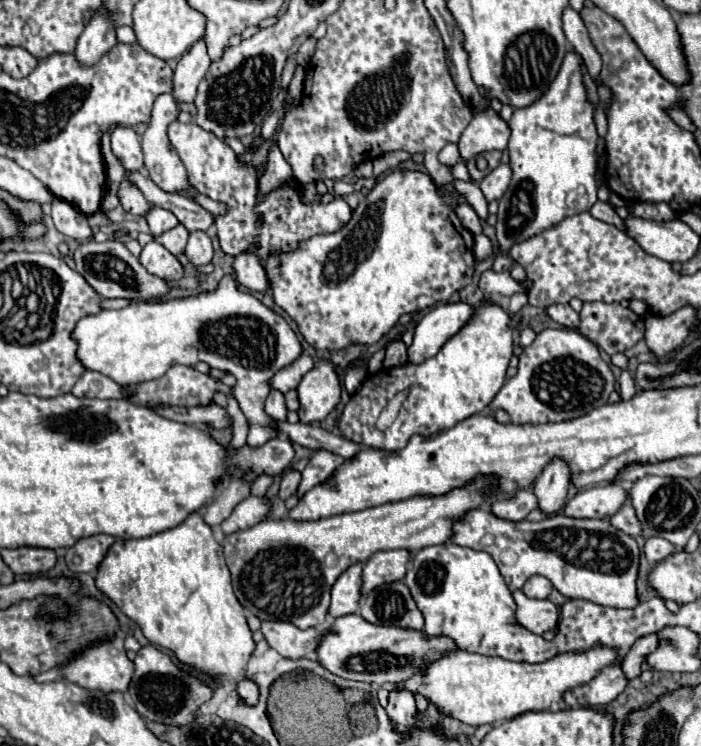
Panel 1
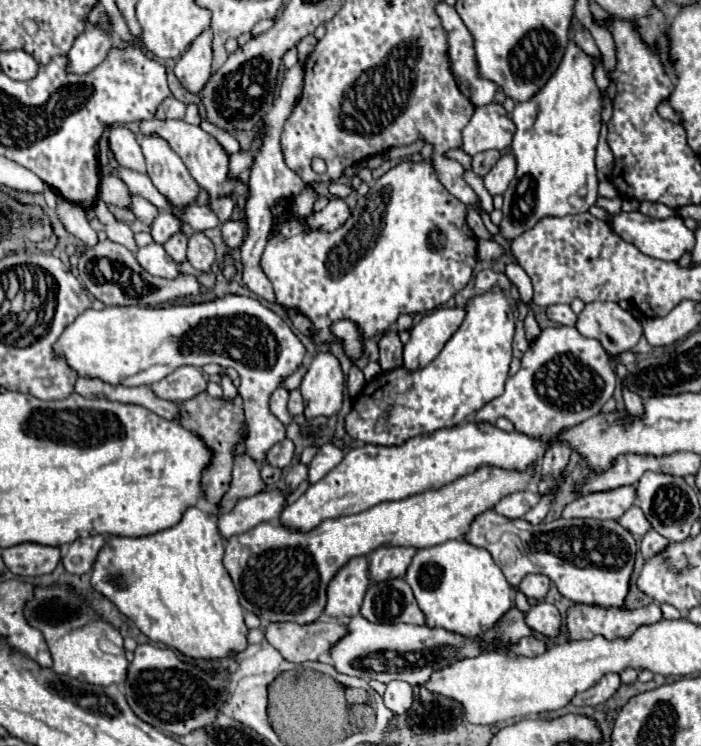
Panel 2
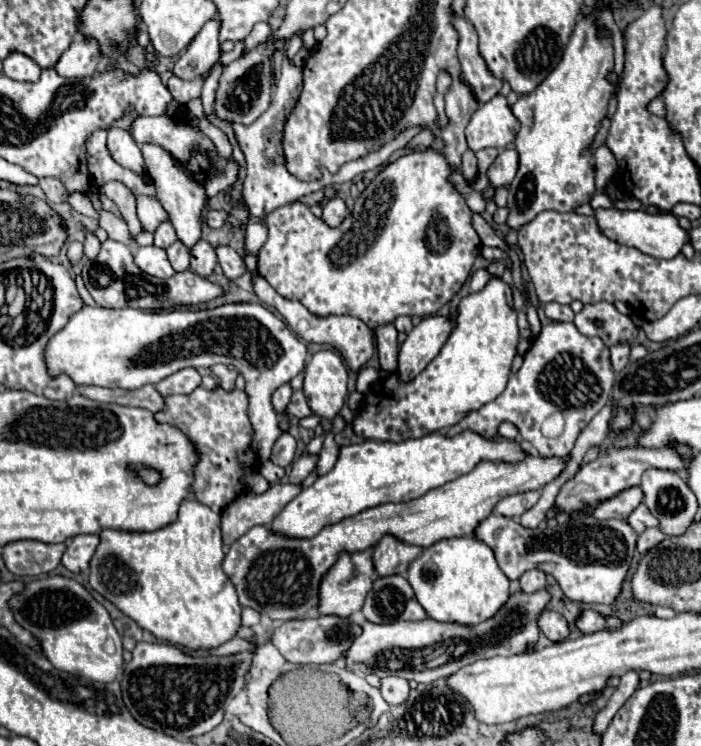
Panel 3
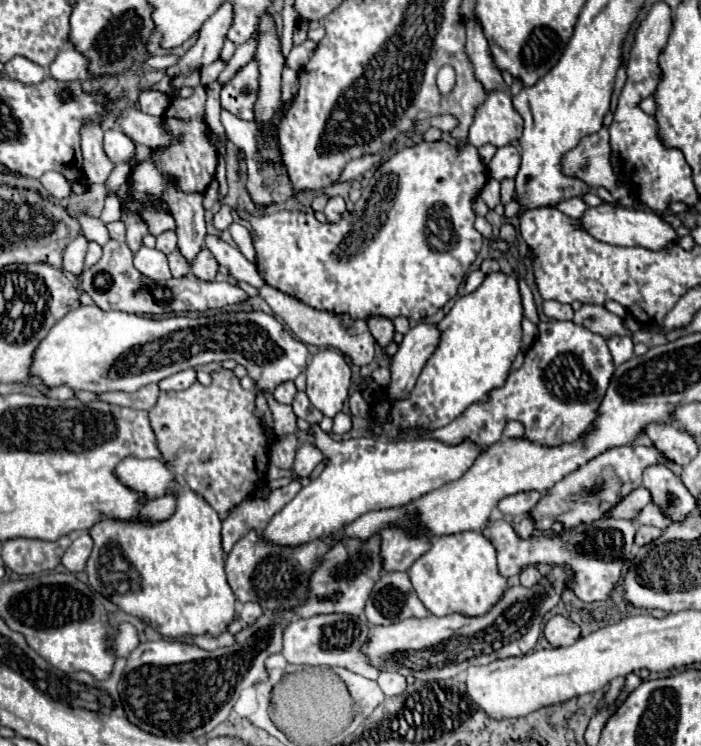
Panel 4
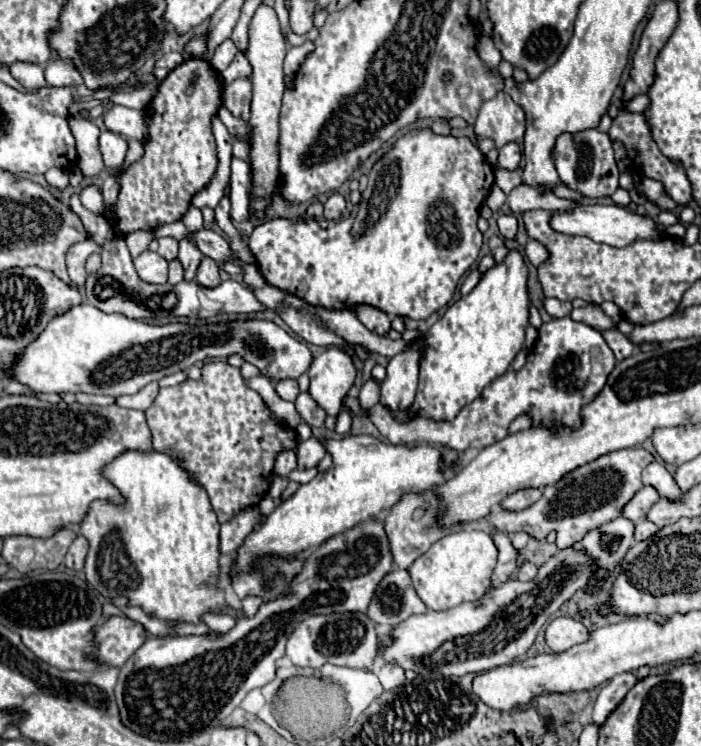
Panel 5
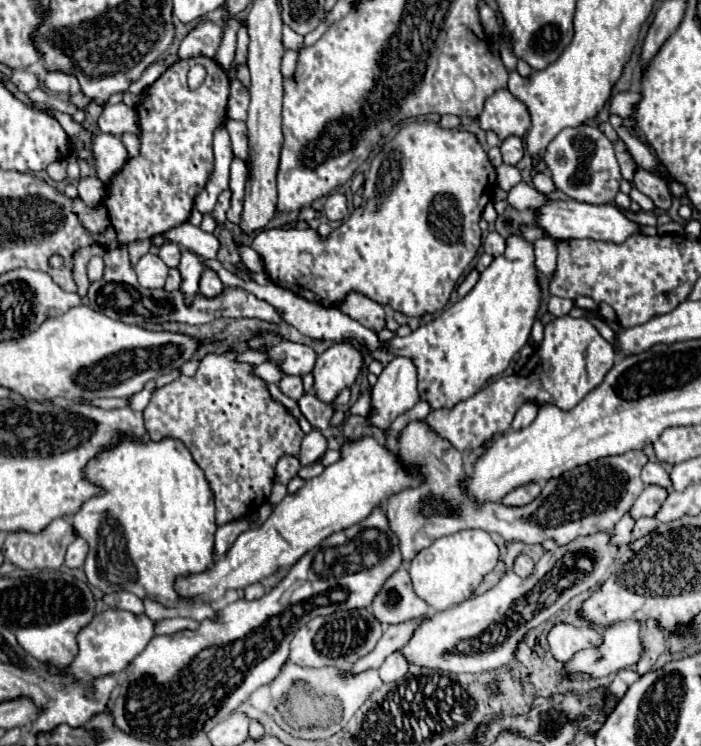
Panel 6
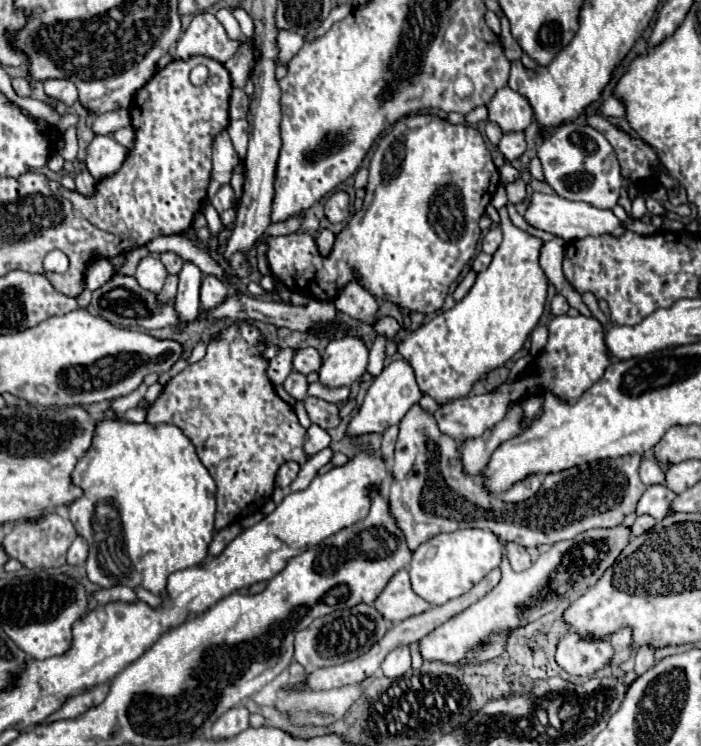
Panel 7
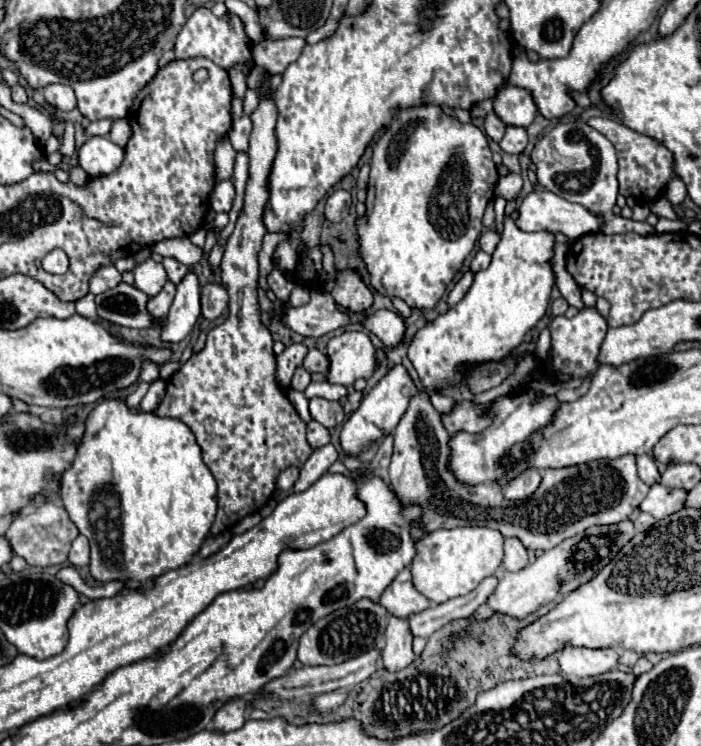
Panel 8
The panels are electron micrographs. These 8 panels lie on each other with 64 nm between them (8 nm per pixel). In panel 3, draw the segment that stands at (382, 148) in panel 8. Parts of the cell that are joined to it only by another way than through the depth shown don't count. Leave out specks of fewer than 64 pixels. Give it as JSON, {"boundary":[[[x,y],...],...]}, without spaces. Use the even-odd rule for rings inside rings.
{"boundary":[[[426,148],[426,150],[420,150],[420,152],[408,152],[406,156],[400,156],[398,160],[390,162],[384,170],[380,170],[378,176],[360,194],[360,198],[356,200],[356,204],[354,204],[354,208],[350,212],[352,214],[352,226],[350,224],[342,224],[338,228],[330,228],[328,224],[324,224],[316,216],[312,216],[308,206],[302,204],[302,202],[292,202],[292,204],[286,204],[282,208],[276,208],[276,212],[270,212],[268,216],[262,218],[262,224],[268,228],[268,240],[264,242],[264,246],[258,252],[258,274],[262,278],[266,278],[268,284],[276,292],[280,292],[284,298],[302,302],[310,312],[316,312],[318,316],[348,314],[348,316],[364,320],[370,328],[376,328],[380,324],[390,324],[390,322],[394,322],[402,314],[404,316],[418,316],[418,318],[422,318],[422,316],[426,318],[426,316],[436,314],[462,288],[462,284],[470,276],[472,264],[474,264],[476,256],[480,254],[480,246],[482,246],[476,230],[472,228],[472,210],[468,208],[466,198],[450,182],[452,170],[454,168],[448,164],[446,156],[442,152],[438,152],[438,150],[432,150],[432,148]],[[466,150],[462,156],[462,164],[460,164],[460,174],[464,176],[464,180],[470,184],[476,176],[478,176],[478,166],[476,166],[476,156],[472,150]]]}

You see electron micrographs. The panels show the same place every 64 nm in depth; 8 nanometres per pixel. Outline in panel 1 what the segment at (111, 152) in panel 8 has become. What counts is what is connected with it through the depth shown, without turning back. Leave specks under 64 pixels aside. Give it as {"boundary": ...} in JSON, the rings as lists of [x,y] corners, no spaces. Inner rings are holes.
{"boundary":[[[116,126],[112,130],[112,152],[126,170],[144,170],[140,140],[132,128]]]}

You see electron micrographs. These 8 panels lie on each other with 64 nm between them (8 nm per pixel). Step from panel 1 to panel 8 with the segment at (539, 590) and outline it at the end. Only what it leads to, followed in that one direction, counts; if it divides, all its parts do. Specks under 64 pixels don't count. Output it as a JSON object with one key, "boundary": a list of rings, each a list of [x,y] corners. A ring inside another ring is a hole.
{"boundary":[[[506,538],[504,540],[504,562],[502,564],[510,572],[518,572],[528,564],[526,546],[518,538]]]}

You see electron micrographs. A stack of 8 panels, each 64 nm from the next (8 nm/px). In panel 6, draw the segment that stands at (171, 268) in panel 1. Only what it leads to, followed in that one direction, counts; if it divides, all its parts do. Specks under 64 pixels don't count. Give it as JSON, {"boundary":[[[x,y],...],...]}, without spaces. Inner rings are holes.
{"boundary":[[[156,254],[142,256],[134,270],[140,286],[144,288],[162,288],[168,278],[168,266]]]}

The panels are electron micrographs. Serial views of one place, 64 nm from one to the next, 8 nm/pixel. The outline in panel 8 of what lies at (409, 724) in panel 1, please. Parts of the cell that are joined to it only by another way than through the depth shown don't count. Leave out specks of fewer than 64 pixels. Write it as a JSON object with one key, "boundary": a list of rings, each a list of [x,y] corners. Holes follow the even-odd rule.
{"boundary":[[[390,616],[388,628],[386,628],[386,646],[382,650],[382,662],[384,668],[390,672],[398,672],[412,664],[414,652],[412,652],[412,630],[408,626],[408,620]]]}

